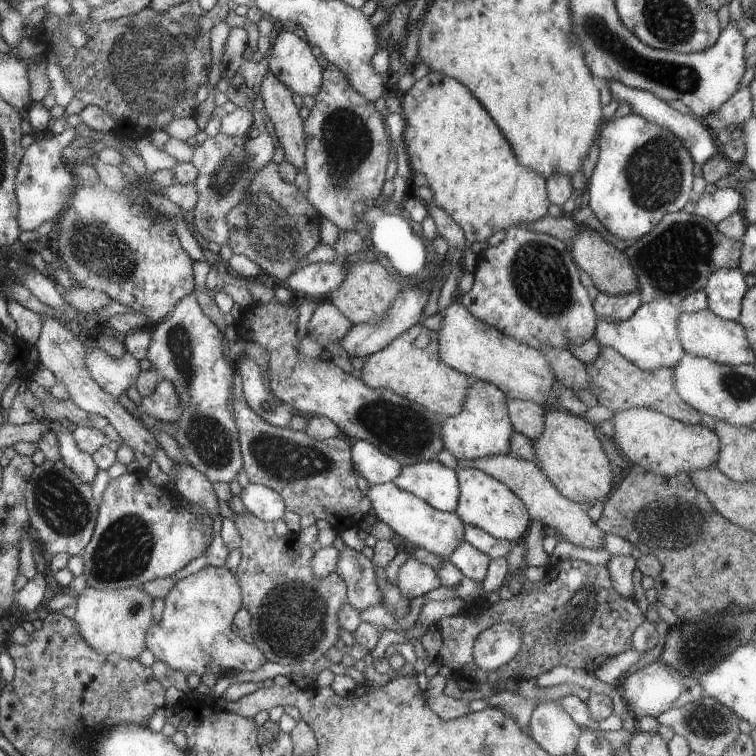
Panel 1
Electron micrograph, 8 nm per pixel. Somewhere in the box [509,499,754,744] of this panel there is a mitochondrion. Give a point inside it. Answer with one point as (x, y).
(580, 613)

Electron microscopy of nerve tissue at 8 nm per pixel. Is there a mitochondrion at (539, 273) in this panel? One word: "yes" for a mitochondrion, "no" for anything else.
yes

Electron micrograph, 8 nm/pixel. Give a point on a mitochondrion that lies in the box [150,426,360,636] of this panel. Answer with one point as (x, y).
(286, 462)

